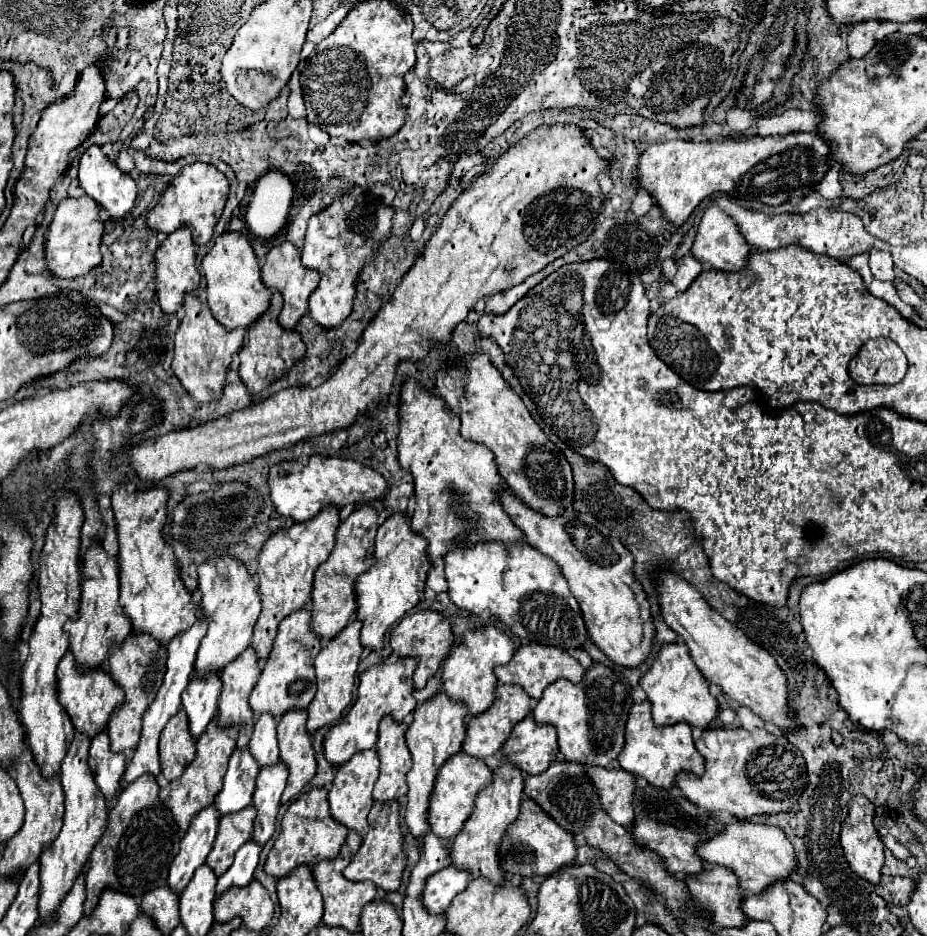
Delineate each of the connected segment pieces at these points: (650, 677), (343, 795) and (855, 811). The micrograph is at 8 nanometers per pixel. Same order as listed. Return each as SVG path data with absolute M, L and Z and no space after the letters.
M666 643L654 657L652 667L640 677L640 685L652 703L652 717L658 725L674 725L688 721L692 727L706 729L716 717L718 701L708 691L708 681L690 659L684 643Z
M374 749L368 751L358 751L348 763L344 763L342 767L338 767L332 789L328 793L328 801L330 801L330 815L342 823L344 827L360 833L362 837L368 833L368 813L372 809L372 787L378 779L378 755Z
M864 795L852 797L848 821L842 823L840 845L842 845L844 857L848 859L848 865L850 865L850 869L854 873L858 877L870 881L870 883L878 883L880 875L882 875L880 871L882 871L882 865L884 865L884 845L882 845L882 841L878 837L878 831L872 825L872 819L874 819L874 805Z

